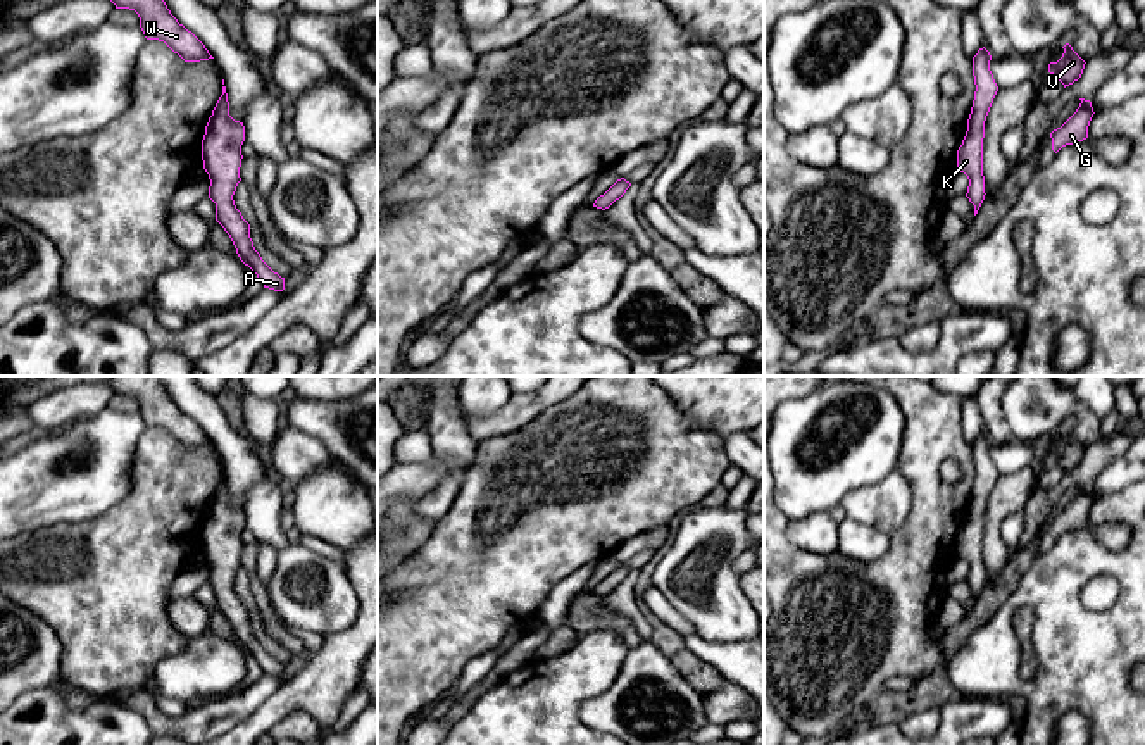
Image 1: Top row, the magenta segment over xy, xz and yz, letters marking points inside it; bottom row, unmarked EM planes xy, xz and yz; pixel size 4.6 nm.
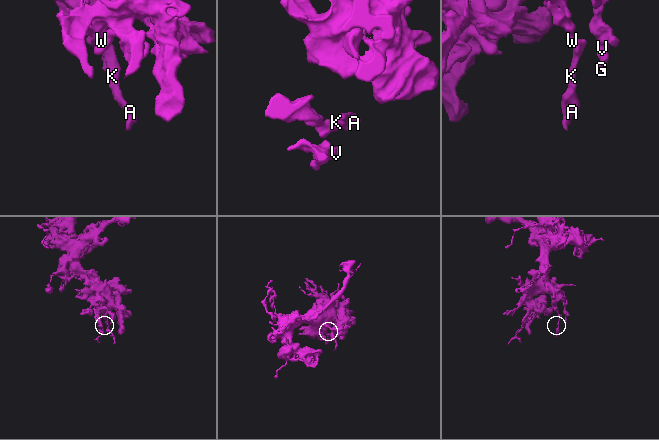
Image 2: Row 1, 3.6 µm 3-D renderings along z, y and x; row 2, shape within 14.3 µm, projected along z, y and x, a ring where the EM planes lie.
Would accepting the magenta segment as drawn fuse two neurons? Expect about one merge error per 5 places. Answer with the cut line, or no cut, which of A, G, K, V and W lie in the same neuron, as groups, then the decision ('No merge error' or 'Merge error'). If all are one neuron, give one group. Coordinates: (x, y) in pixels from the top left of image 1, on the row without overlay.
No split. Groups: A G K V W. No merge error

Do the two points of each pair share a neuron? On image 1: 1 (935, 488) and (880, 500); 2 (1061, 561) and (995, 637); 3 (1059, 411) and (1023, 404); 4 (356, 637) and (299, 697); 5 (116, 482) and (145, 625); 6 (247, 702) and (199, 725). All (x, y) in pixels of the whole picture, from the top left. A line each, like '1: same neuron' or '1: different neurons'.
1: different neurons
2: same neuron
3: same neuron
4: same neuron
5: different neurons
6: same neuron

